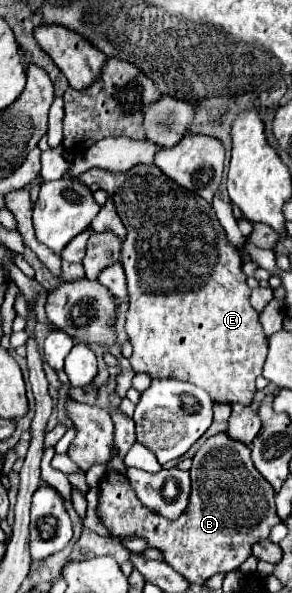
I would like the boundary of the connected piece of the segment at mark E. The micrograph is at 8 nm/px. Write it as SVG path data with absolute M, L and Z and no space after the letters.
M134 166L128 172L106 172L92 168L74 180L90 186L98 182L110 194L128 236L122 242L120 262L128 280L130 310L126 332L134 346L130 366L136 374L170 378L204 388L214 402L250 404L256 394L254 380L266 360L266 334L258 322L258 312L250 304L250 288L242 274L240 252L226 240L212 204L170 180L156 166Z

